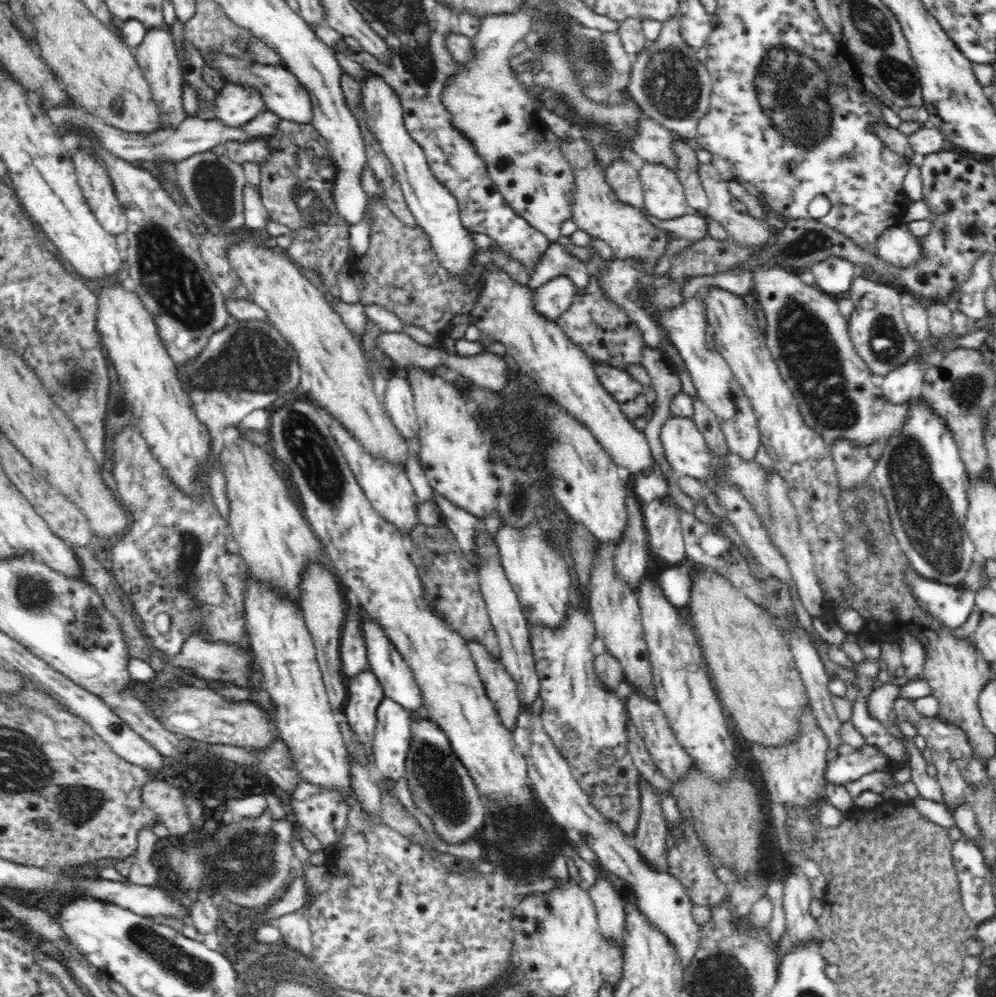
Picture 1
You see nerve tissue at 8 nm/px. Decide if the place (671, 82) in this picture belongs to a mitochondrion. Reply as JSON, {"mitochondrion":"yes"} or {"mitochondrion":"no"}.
{"mitochondrion":"yes"}

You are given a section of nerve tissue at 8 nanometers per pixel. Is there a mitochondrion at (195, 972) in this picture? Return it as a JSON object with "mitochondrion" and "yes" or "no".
{"mitochondrion":"yes"}

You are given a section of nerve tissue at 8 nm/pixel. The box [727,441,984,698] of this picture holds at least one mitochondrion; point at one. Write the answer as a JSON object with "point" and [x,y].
{"point":[871,543]}

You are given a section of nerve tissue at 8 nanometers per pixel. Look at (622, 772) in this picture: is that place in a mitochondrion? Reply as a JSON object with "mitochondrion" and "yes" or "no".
{"mitochondrion":"no"}

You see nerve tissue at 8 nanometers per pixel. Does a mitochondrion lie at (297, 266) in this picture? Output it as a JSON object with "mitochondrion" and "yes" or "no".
{"mitochondrion":"no"}

